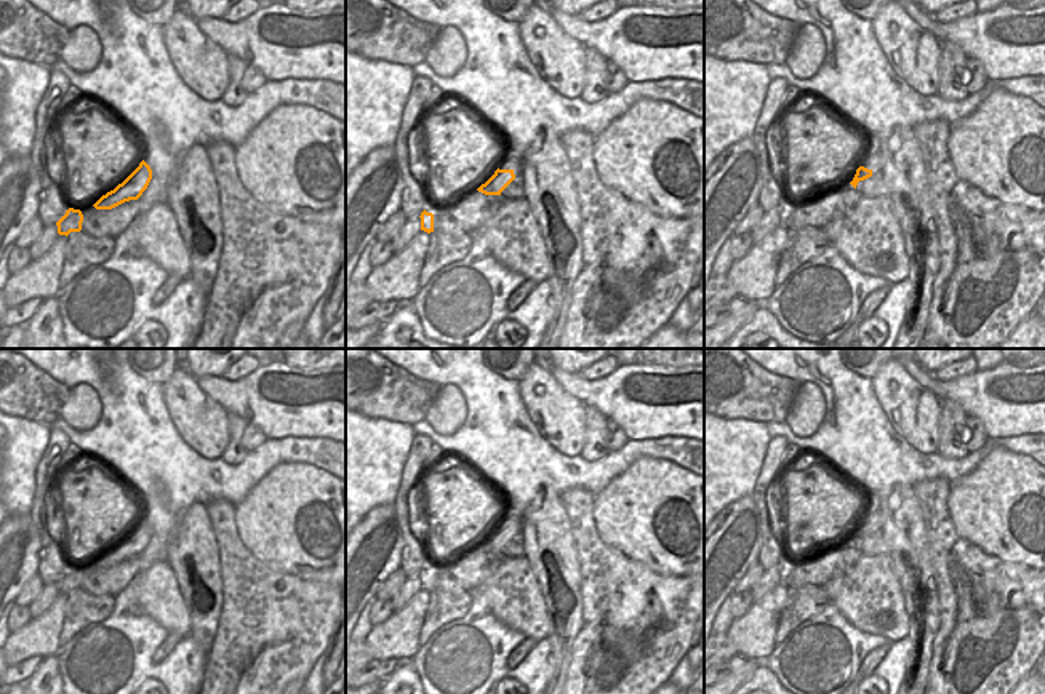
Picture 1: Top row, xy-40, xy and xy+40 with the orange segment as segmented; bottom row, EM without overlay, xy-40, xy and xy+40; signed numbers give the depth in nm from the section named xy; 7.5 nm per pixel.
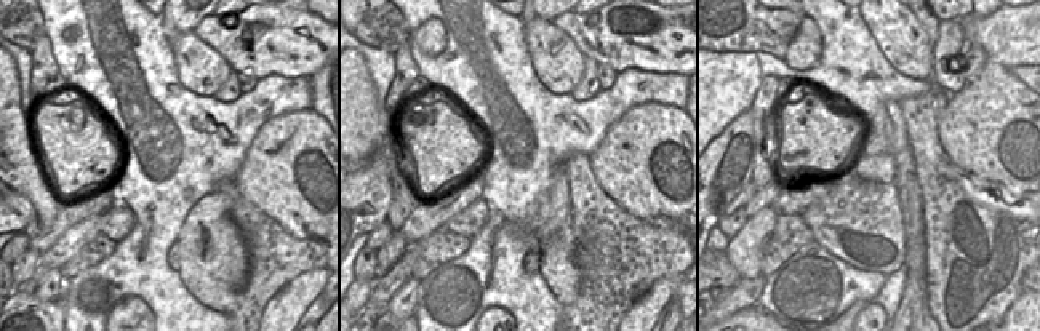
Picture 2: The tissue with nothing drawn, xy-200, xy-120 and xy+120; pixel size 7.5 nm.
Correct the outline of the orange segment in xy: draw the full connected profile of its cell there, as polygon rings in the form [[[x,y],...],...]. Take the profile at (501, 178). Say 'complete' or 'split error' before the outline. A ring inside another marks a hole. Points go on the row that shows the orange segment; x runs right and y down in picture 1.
complete; [[[496,170],[494,174],[477,190],[485,195],[501,195],[501,192],[515,179],[514,170]]]

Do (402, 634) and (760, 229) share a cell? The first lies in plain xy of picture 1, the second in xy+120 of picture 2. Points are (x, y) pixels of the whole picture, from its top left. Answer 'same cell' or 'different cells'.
same cell

